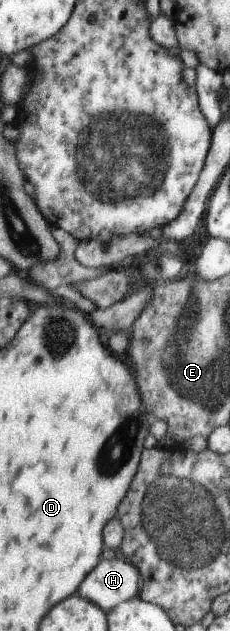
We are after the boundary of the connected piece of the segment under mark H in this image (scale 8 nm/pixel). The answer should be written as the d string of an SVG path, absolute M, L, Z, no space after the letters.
M117 554L114 559L101 560L92 573L80 583L78 595L89 599L105 612L139 595L140 573L127 558Z

